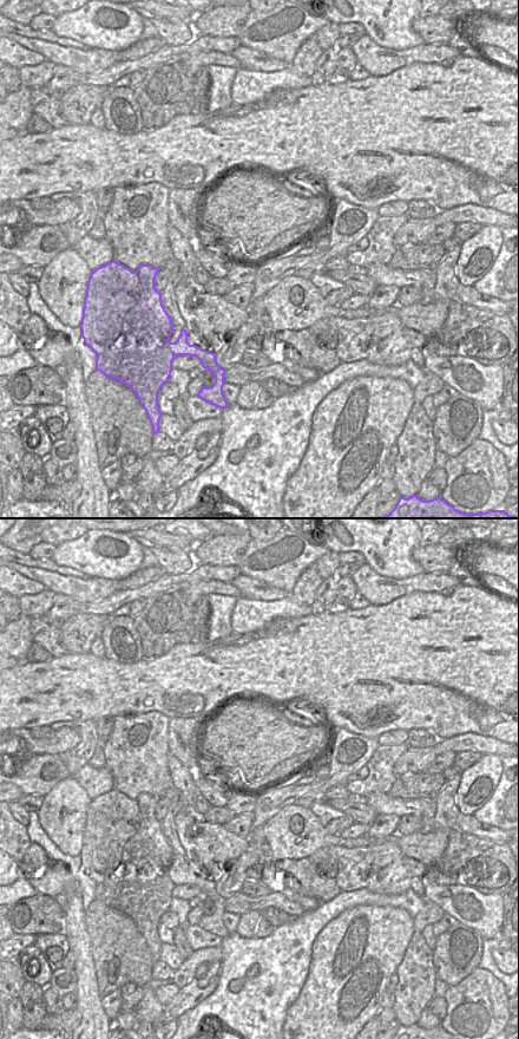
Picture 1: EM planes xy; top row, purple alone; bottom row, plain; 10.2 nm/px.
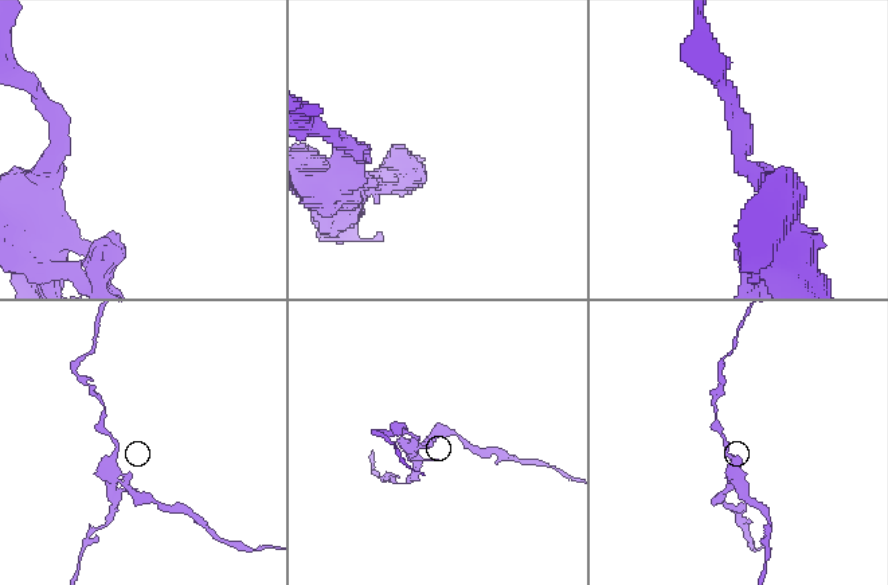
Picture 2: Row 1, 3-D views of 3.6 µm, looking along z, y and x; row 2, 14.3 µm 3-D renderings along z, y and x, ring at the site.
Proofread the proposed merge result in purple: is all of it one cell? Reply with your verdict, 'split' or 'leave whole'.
split

